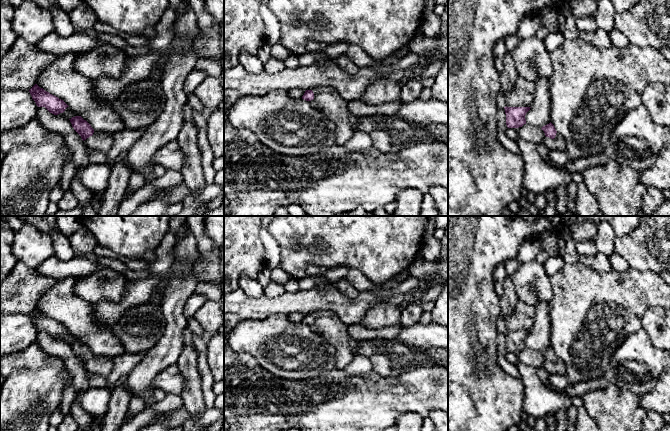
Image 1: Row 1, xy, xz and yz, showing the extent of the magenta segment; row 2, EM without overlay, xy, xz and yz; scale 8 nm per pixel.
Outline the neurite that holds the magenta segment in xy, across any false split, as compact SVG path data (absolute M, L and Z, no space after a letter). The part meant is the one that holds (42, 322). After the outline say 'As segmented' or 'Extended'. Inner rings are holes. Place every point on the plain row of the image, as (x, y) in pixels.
M37 308L29 316L38 331L45 331L54 339L63 337L69 331L63 324L40 312Z. As segmented

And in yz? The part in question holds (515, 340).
M504 331L508 352L519 352L526 348L525 339L531 331Z. As segmented

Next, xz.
M332 311L306 314L302 323L309 325L336 348L336 367L344 370L354 357L349 346L347 325Z. Extended

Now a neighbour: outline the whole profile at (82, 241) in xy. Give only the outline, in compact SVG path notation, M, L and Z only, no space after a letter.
M80 226L73 235L69 237L75 256L83 257L84 254L92 253L97 245L96 239L84 226Z

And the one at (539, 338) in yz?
M541 301L536 307L534 326L526 337L526 347L542 352L551 346L549 303Z

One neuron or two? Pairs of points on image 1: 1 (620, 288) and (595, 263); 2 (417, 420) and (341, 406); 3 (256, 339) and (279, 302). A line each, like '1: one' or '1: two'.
1: two
2: two
3: two

